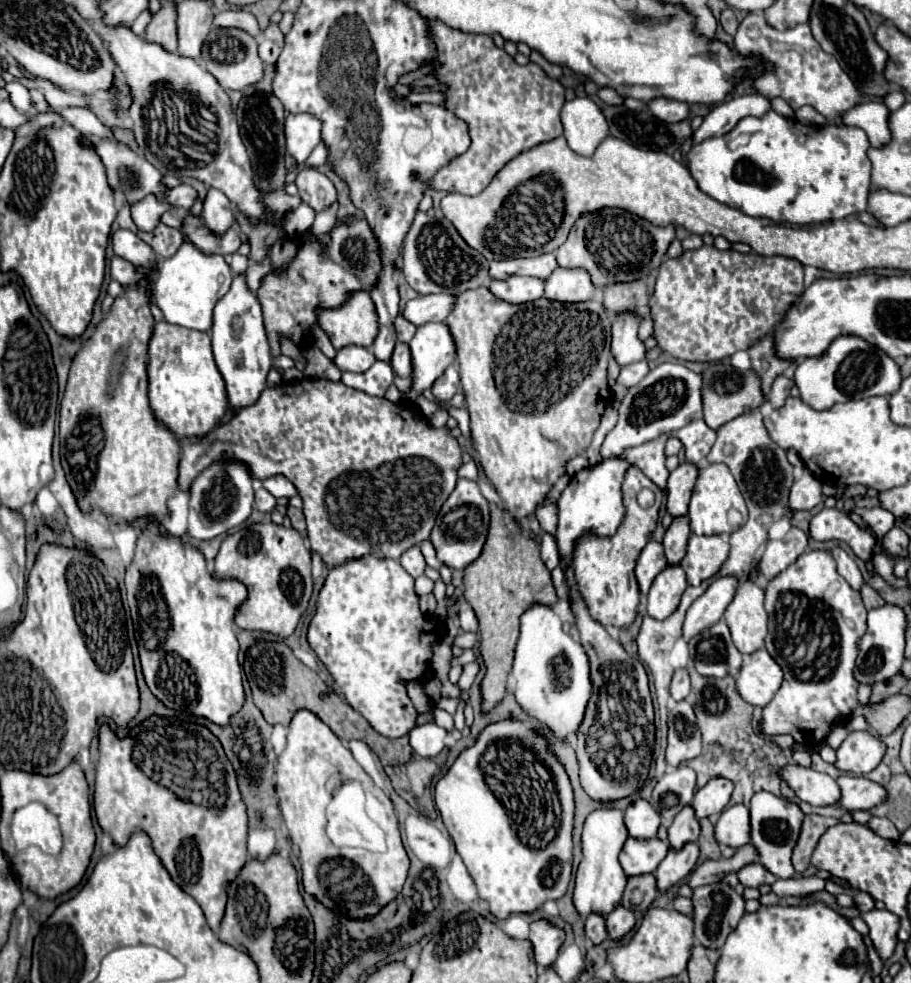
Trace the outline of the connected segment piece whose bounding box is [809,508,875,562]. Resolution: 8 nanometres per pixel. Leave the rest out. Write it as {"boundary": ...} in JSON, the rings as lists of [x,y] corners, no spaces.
{"boundary":[[[823,508],[817,516],[811,520],[811,538],[815,540],[841,540],[849,544],[849,548],[855,552],[855,556],[863,562],[869,562],[873,558],[875,548],[875,536],[867,526],[855,524],[847,514],[835,510],[835,508]]]}

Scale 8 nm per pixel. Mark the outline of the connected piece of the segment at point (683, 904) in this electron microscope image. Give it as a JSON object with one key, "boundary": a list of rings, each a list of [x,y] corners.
{"boundary":[[[677,896],[675,902],[673,902],[673,908],[685,916],[693,916],[693,906],[691,906],[691,898],[683,898],[683,896]]]}

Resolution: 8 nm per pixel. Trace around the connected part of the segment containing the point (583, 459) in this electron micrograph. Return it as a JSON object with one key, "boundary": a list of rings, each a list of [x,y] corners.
{"boundary":[[[575,456],[569,464],[567,464],[567,474],[569,476],[573,476],[573,474],[577,474],[579,470],[583,470],[583,468],[587,468],[589,466],[589,458],[587,456]]]}

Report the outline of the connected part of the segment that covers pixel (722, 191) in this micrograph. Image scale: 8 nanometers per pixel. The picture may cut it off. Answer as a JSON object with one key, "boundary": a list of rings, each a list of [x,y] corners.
{"boundary":[[[769,110],[763,118],[747,116],[731,132],[691,146],[687,168],[699,190],[747,216],[815,224],[867,210],[869,146],[867,134],[859,128],[837,128],[831,122],[807,126]]]}

